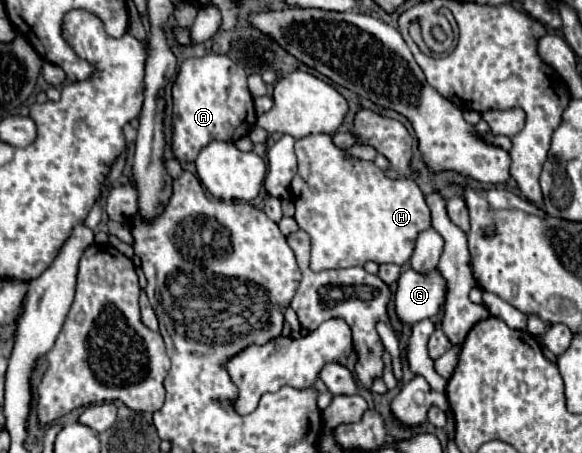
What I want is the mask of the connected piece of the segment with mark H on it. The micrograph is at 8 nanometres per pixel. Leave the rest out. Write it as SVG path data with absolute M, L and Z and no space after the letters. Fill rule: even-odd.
M329 134L305 136L295 142L295 154L299 160L299 172L291 182L291 196L295 204L295 222L301 230L311 236L311 270L337 270L363 266L373 260L377 264L399 264L409 262L417 234L431 226L429 206L421 188L411 178L389 178L381 168L369 160L357 160L347 156L345 150L337 148Z

